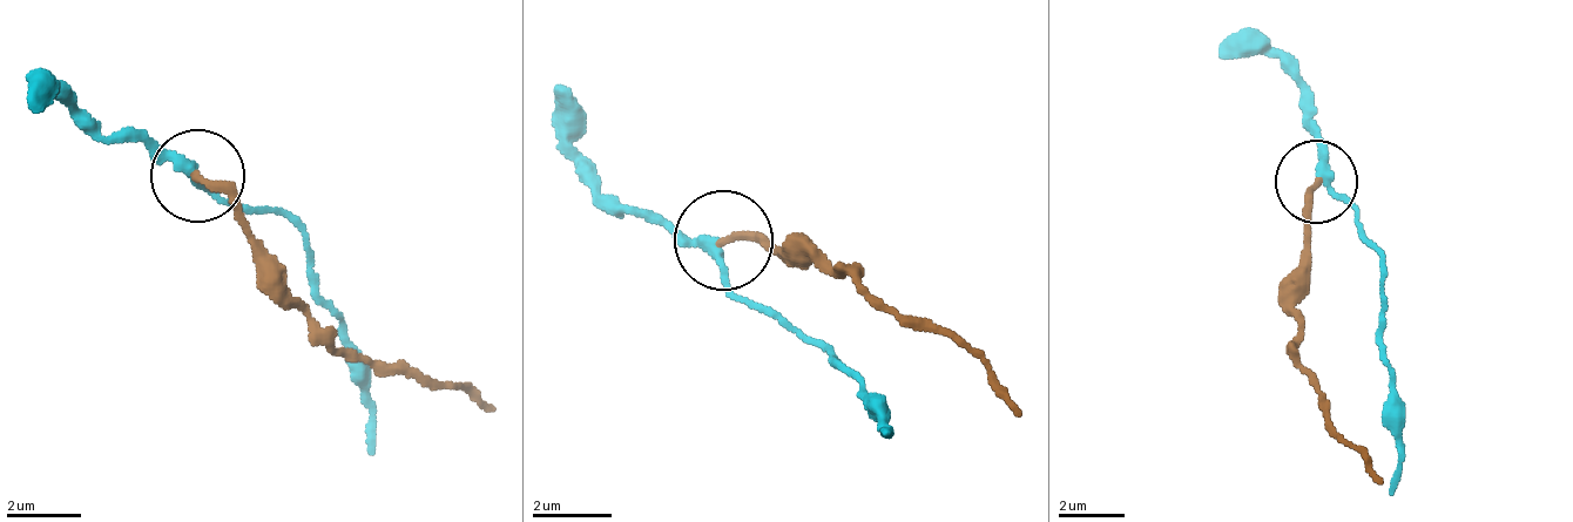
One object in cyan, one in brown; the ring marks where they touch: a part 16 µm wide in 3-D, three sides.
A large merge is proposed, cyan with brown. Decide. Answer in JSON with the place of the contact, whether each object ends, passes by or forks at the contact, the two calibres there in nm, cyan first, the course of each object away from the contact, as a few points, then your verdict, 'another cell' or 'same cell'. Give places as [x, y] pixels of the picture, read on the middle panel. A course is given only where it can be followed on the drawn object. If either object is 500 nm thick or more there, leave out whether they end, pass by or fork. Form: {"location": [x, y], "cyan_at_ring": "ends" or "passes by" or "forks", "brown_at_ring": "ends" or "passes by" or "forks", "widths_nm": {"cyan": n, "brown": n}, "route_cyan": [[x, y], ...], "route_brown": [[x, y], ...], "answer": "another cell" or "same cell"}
{"location": [723, 239], "cyan_at_ring": "passes by", "brown_at_ring": "ends", "widths_nm": {"cyan": 260, "brown": 240}, "route_cyan": [[721, 242], [738, 298], [825, 345], [831, 365], [859, 392], [876, 425], [892, 435]], "route_brown": [[721, 242], [861, 276], [889, 313], [947, 326], [1024, 413]], "answer": "another cell"}

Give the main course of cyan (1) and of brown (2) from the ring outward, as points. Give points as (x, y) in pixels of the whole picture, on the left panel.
1: (195, 173), (301, 232), (310, 296), (339, 317), (377, 452)
2: (195, 173), (333, 340), (363, 359), (419, 366), (497, 412)

